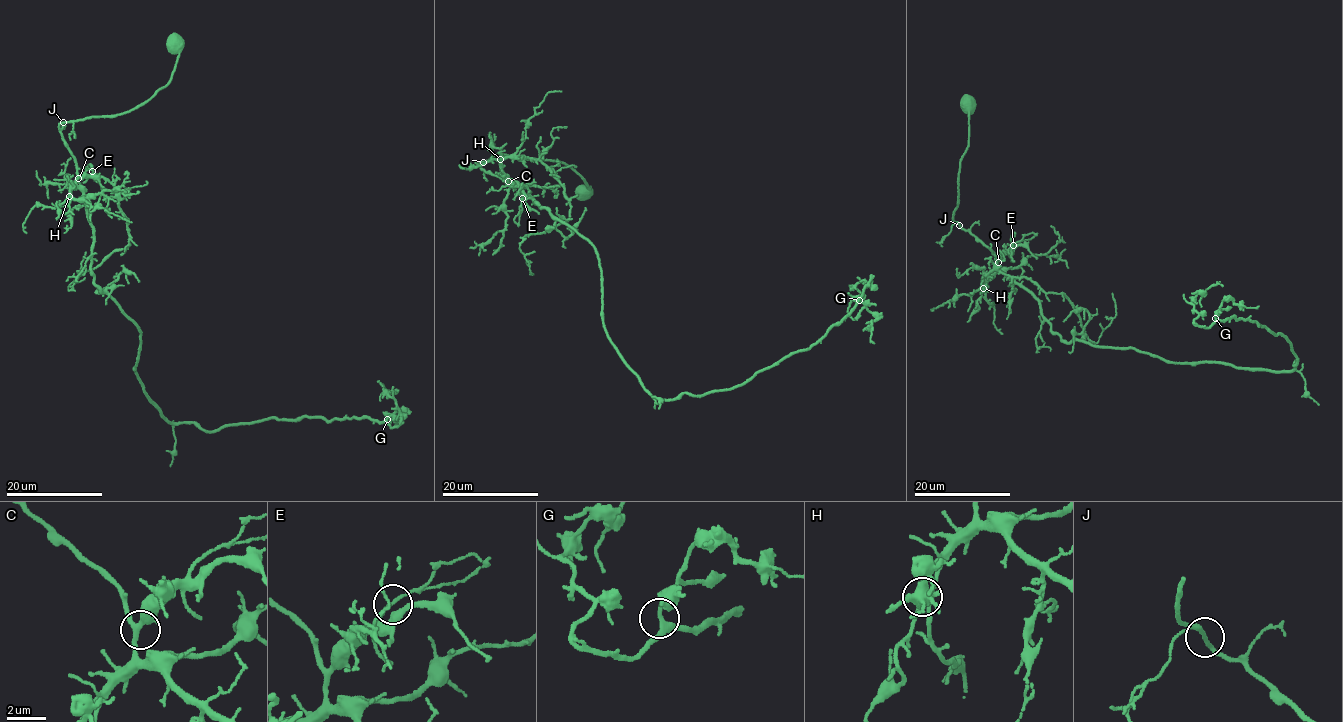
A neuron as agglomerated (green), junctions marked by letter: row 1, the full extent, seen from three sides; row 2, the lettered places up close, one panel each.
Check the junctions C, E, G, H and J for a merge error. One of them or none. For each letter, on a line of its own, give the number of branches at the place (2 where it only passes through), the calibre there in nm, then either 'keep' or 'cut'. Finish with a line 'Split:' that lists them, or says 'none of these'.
C: branches 3; calibre 340 nm; keep
E: branches 2; calibre 140 nm; keep
G: branches 3; calibre 240 nm; keep
H: branches 3; calibre 280 nm; keep
J: branches 2; calibre 190 nm; keep
Split: none of these

